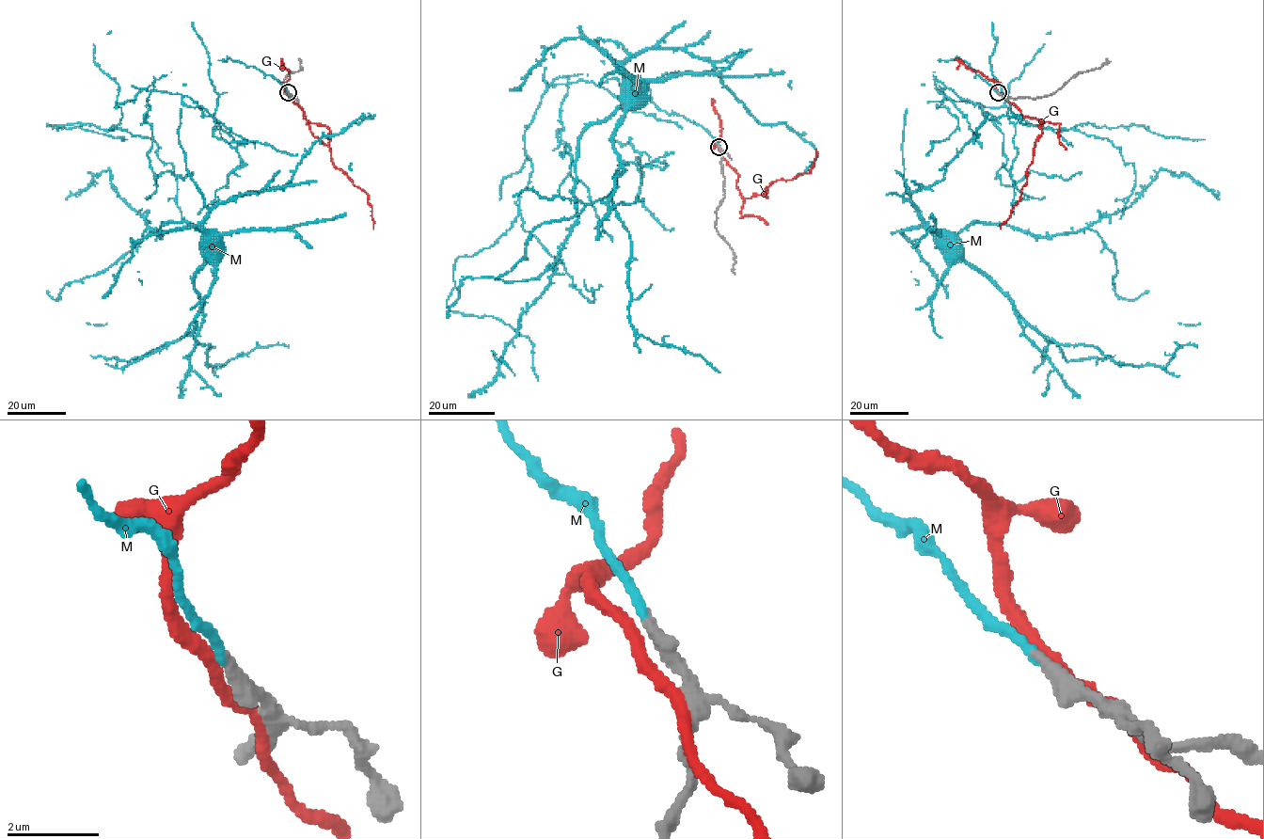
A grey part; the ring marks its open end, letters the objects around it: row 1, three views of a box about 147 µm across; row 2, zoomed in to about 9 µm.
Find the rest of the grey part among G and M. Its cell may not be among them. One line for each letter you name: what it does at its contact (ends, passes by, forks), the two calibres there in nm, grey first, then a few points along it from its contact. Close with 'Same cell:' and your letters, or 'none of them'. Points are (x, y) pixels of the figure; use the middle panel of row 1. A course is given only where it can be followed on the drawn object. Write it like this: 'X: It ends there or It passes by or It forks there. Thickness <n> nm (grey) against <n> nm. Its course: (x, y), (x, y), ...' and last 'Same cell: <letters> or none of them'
M: It ends there. Thickness 340 nm (grey) against 190 nm
Same cell: M

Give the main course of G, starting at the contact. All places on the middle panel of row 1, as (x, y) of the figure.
G: (719, 148), (738, 175), (736, 187), (744, 198), (766, 197), (774, 181), (811, 172), (816, 150)

